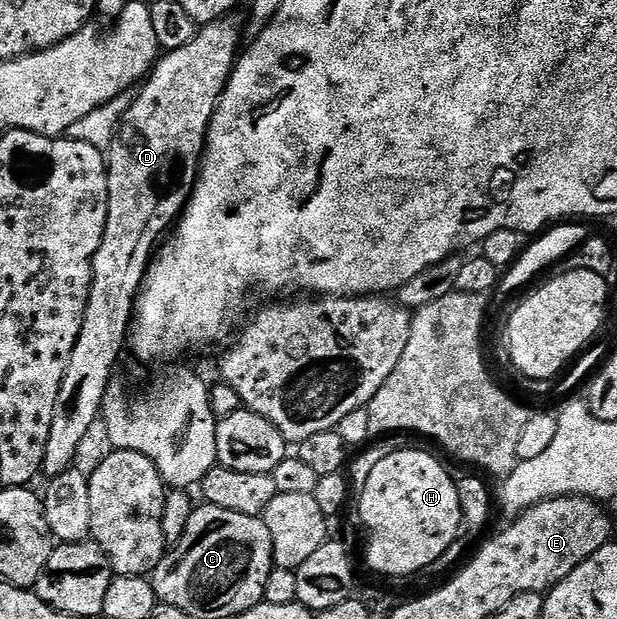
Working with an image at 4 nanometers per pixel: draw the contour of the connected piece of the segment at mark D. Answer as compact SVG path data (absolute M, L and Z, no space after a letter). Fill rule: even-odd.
M222 18L204 25L204 27L198 31L197 36L191 38L191 42L187 42L187 46L179 46L179 50L165 52L164 55L158 59L157 63L154 64L152 71L145 76L139 88L141 93L139 93L138 96L134 95L132 97L130 108L126 110L126 114L117 128L114 140L109 146L107 151L107 167L109 170L107 226L103 230L103 238L99 242L99 250L95 250L95 254L93 255L93 281L91 282L91 290L87 298L87 310L83 310L83 327L79 330L79 338L75 338L75 350L71 350L71 358L67 358L67 370L63 374L63 382L59 386L59 398L55 398L55 414L51 417L51 434L48 435L47 449L44 451L44 462L42 464L42 473L48 479L53 479L65 472L69 467L72 467L72 464L76 461L74 458L92 424L95 423L96 420L98 423L99 417L102 415L105 407L105 395L107 394L111 381L114 379L113 367L116 366L117 359L121 356L121 351L124 353L127 348L129 325L133 321L133 306L137 302L137 292L141 288L142 281L145 280L145 274L151 263L151 257L154 255L159 241L170 231L171 225L180 217L185 205L189 203L190 196L193 194L193 185L197 183L197 170L201 167L201 154L205 150L205 139L207 138L209 123L215 114L218 102L221 100L223 90L227 86L229 76L233 72L233 65L237 62L239 55L239 47L237 48L237 46L240 42L240 26L233 21L233 18Z

